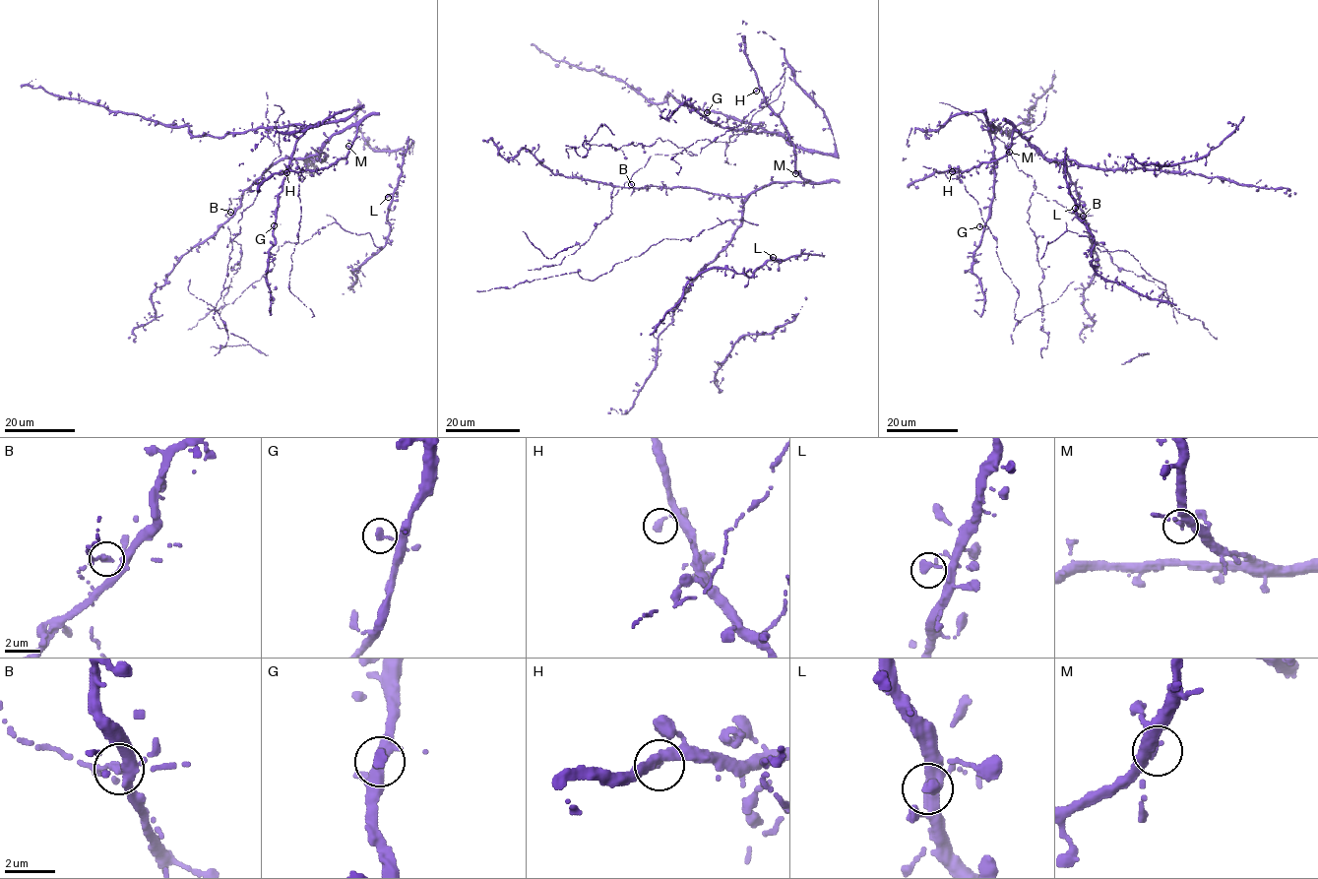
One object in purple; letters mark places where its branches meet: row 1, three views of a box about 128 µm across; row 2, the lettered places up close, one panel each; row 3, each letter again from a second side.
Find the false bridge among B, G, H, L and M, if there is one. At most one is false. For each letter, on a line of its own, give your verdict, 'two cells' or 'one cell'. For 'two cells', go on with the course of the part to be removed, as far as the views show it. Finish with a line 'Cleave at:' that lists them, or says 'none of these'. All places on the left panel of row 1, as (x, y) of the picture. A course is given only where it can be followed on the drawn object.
B: two cells; course (231, 213), (229, 198), (259, 187), (232, 241), (213, 316), (227, 337), (214, 355)
G: one cell
H: one cell
L: one cell
M: one cell
Cleave at: B

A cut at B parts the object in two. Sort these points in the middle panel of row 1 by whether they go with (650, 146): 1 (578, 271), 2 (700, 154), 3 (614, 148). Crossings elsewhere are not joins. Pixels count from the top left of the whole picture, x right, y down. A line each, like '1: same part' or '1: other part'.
1: other part
2: same part
3: same part

